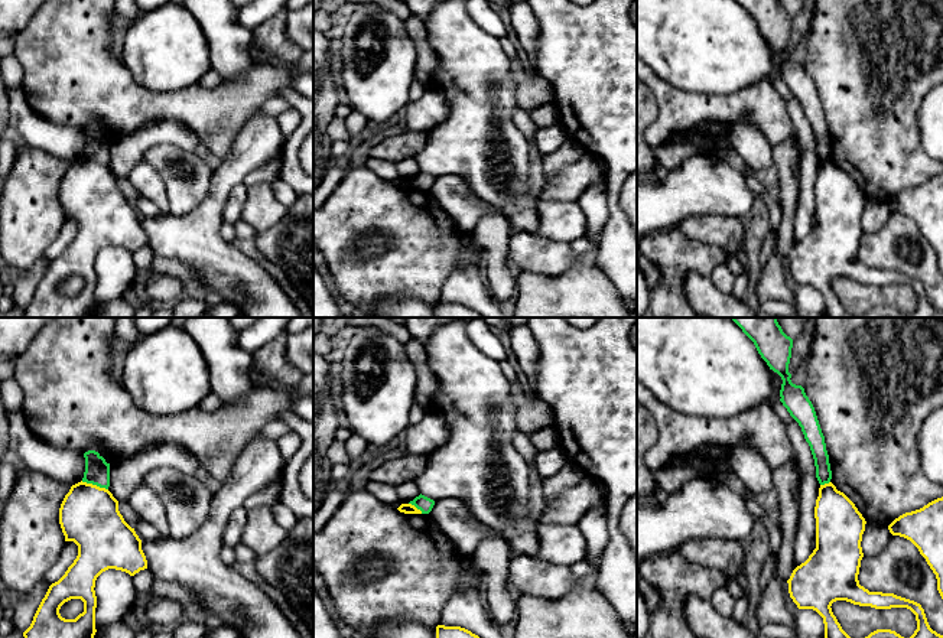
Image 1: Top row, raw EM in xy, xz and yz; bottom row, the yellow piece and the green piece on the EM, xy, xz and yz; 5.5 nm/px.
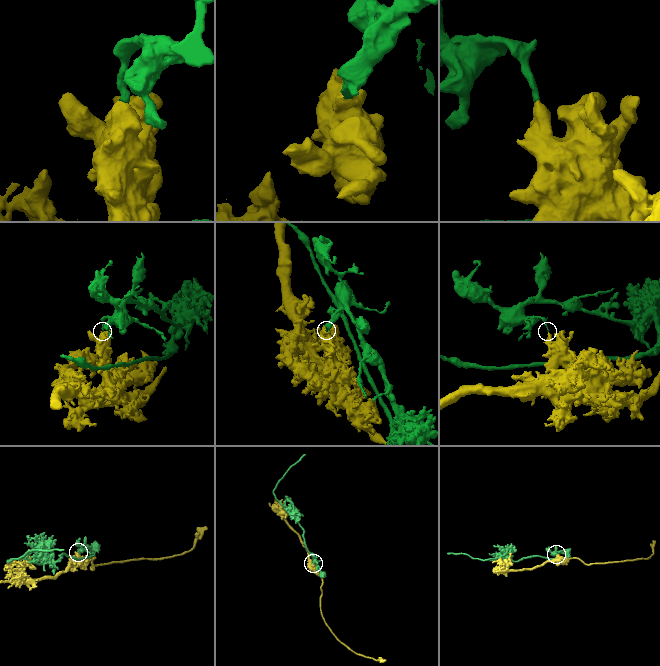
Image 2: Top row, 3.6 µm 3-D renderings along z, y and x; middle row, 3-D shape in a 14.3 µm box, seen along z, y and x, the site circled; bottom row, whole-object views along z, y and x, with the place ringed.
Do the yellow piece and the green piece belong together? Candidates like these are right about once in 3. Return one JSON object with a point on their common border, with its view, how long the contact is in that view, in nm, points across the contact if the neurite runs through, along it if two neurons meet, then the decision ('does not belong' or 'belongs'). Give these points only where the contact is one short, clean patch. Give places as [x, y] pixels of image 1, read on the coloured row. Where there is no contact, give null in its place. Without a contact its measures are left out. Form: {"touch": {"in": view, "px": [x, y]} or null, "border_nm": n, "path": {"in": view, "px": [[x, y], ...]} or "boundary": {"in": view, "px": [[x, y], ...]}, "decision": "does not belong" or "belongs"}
{"touch": {"in": "xy", "px": [94, 485]}, "border_nm": 160, "boundary": {"in": "xy", "px": [[81, 481], [107, 490]]}, "decision": "does not belong"}

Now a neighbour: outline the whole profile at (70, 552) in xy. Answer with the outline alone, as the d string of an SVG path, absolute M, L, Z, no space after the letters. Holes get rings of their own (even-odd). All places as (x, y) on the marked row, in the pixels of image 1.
M65 541L59 560L46 572L43 582L52 585L58 582L78 556L78 546L74 541Z

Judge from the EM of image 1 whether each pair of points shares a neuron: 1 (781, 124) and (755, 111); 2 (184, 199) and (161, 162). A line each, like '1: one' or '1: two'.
1: one
2: one

